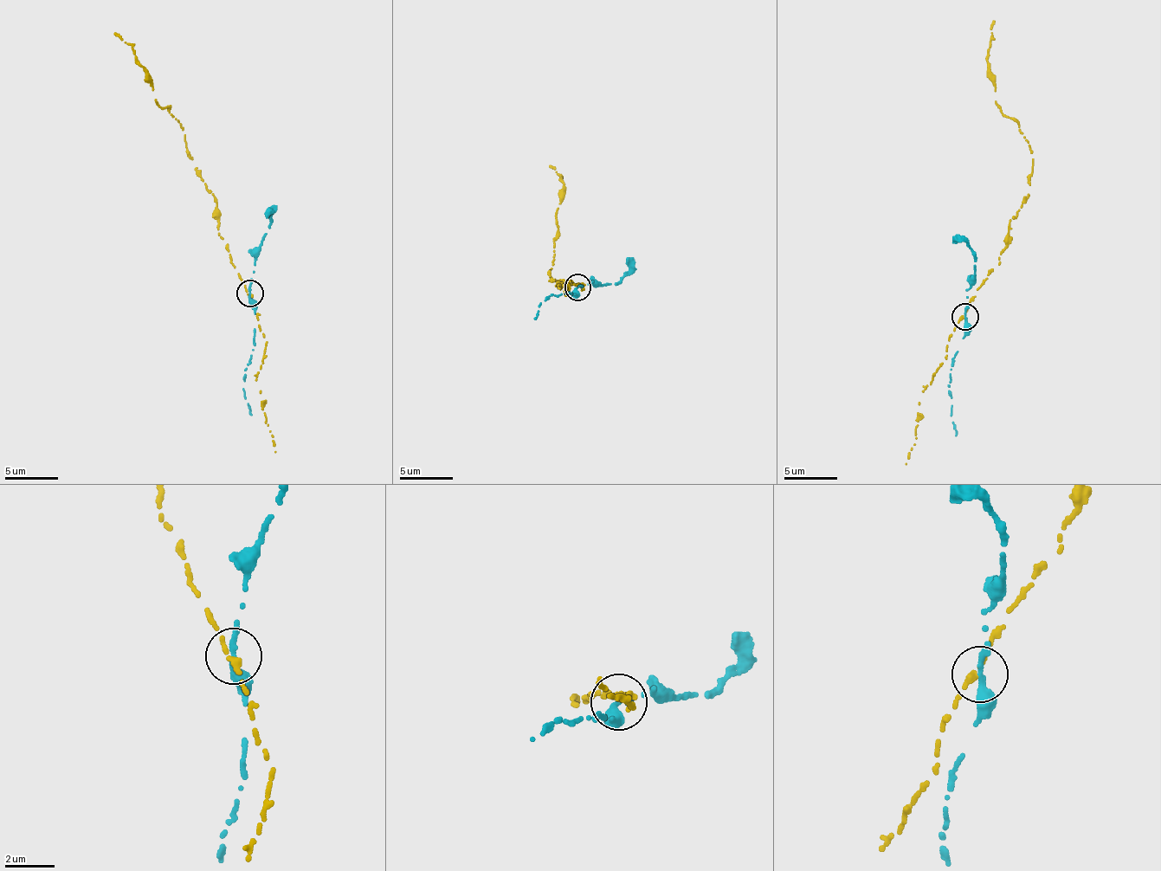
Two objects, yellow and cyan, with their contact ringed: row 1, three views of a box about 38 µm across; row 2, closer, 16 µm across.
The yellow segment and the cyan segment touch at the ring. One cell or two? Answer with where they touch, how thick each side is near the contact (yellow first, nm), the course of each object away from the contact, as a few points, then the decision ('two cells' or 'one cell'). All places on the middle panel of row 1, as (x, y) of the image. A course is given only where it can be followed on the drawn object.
place (577, 287); calibres 320 and 240 nm; course yellow (578, 285), (560, 289), (564, 281), (547, 272), (563, 202), (563, 180), (550, 166); course cyan (578, 287), (576, 294), (565, 293), (540, 302), (537, 319); two cells

